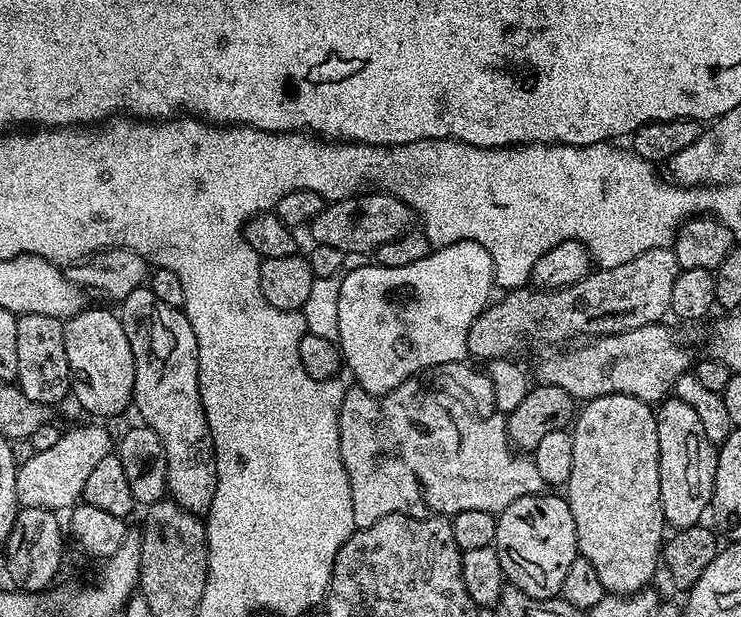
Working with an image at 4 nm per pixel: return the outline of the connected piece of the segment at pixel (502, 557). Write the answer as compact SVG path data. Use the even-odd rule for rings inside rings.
M543 491L518 498L496 516L494 547L507 583L539 600L559 597L562 578L578 555L574 514L570 514L568 501L563 495L548 495Z

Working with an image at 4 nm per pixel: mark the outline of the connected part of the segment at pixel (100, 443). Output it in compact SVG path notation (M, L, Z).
M96 424L61 431L58 442L50 450L36 452L26 465L16 470L16 498L25 508L71 509L84 495L86 478L98 467L102 458L113 455L114 436Z

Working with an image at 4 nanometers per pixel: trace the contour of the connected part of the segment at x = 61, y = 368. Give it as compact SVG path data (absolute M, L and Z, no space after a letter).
M26 314L16 317L18 330L18 374L15 383L30 398L30 402L42 402L57 406L70 396L70 373L66 362L64 321L49 318L47 314Z

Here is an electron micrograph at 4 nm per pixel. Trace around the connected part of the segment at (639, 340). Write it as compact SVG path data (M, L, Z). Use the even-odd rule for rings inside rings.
M664 322L647 324L613 336L598 336L591 342L584 342L576 346L581 346L581 348L576 348L573 352L552 356L540 364L539 383L562 386L562 390L566 390L566 394L570 394L577 402L587 402L610 394L626 394L647 404L659 405L675 389L678 378L689 371L694 360L691 350L666 325L667 323Z

